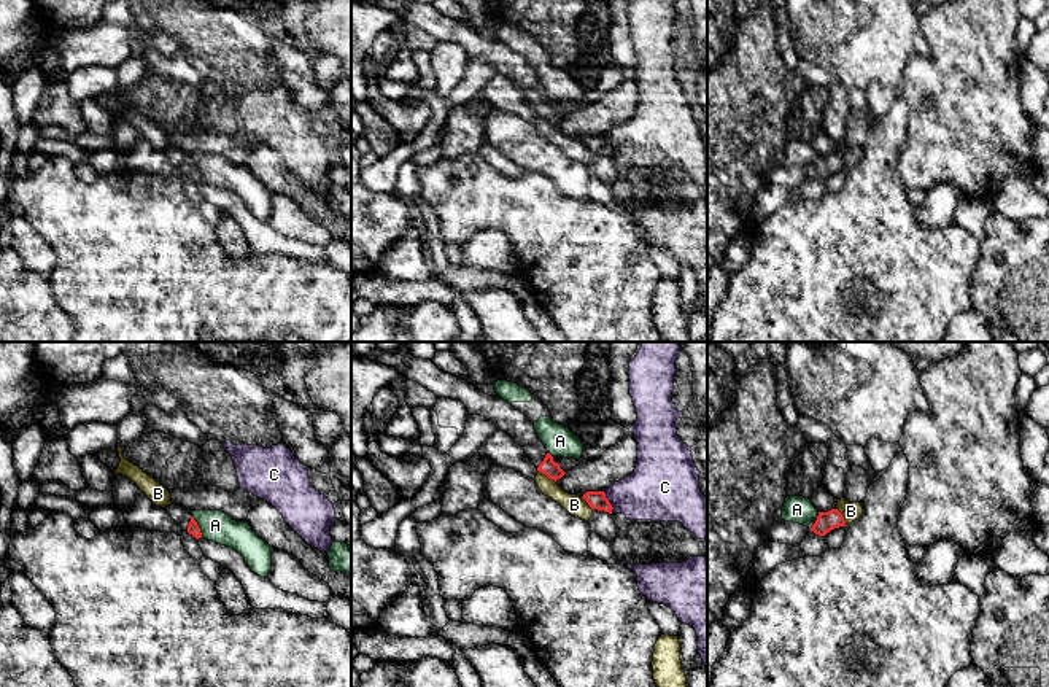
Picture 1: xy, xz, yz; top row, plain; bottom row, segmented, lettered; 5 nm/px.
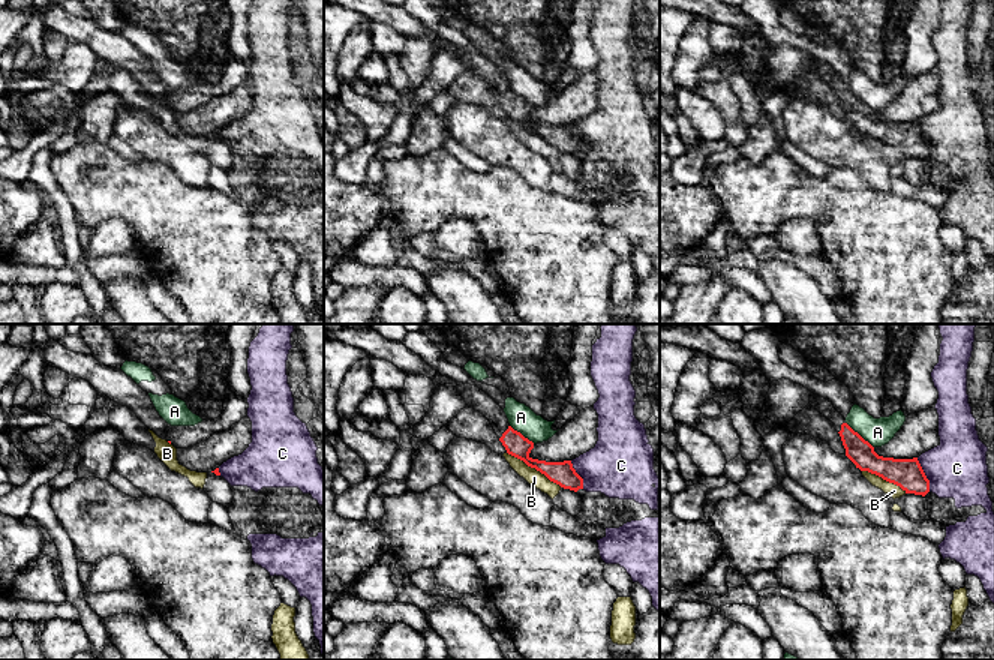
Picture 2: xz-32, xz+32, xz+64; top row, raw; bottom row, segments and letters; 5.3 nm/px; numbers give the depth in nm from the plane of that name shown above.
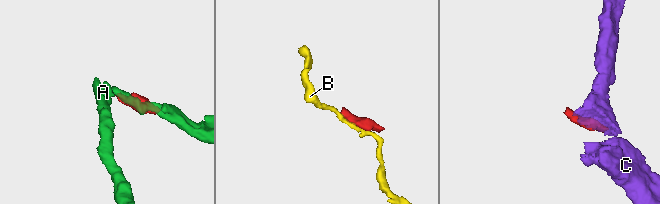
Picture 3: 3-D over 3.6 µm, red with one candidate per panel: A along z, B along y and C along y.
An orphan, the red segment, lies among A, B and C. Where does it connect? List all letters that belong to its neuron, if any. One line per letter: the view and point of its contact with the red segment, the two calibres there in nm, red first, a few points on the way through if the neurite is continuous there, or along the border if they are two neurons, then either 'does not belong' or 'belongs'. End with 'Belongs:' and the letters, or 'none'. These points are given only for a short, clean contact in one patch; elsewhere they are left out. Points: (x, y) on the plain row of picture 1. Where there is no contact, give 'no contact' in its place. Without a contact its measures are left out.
A: xy (197, 169) | 60/160 nm | does not belong
B: xz (547, 120) | 90/100 nm | does not belong
C: xz (609, 147) | 100/300 nm | along xz (603, 135), (612, 156) | does not belong
Belongs: none

